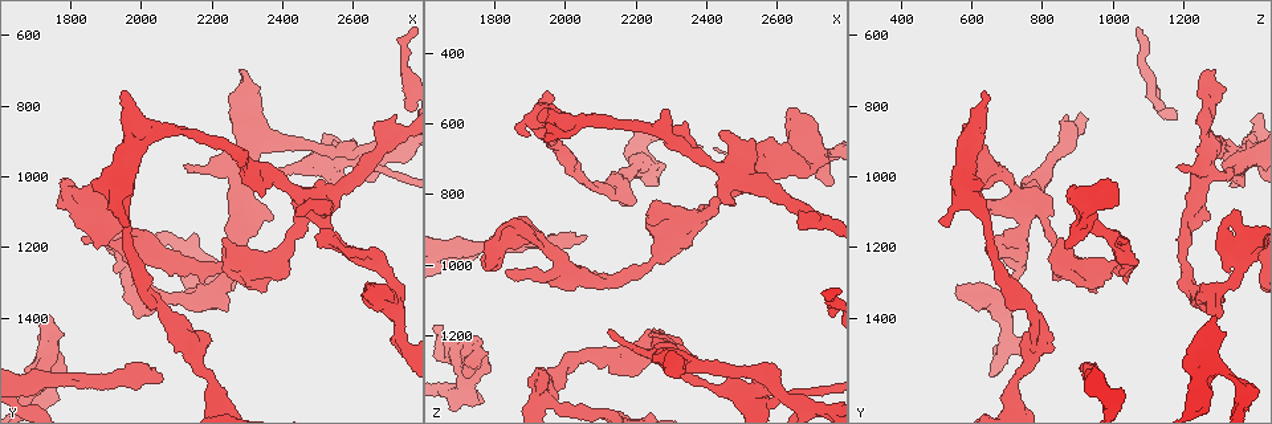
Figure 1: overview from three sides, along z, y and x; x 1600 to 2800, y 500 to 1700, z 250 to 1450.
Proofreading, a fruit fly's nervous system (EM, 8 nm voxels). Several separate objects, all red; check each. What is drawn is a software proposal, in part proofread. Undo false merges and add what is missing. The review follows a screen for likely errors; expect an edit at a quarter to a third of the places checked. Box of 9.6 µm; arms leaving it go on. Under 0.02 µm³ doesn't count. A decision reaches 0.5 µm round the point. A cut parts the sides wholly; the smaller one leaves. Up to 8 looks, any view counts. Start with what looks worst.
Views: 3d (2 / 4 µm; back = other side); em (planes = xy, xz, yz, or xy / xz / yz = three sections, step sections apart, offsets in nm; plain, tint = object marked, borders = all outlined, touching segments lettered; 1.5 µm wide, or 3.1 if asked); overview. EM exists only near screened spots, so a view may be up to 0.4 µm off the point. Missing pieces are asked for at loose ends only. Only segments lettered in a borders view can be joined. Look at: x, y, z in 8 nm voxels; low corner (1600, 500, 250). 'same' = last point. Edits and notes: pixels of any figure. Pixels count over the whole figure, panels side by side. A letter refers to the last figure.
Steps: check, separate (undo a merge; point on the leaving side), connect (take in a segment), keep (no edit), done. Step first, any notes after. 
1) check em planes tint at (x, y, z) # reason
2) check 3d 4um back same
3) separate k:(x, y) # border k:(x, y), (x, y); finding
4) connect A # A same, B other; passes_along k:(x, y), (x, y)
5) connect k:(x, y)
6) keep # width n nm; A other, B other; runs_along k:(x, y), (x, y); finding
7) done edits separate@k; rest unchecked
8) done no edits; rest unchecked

check em planes borders at (2050, 1570, 930) # end of a long branch

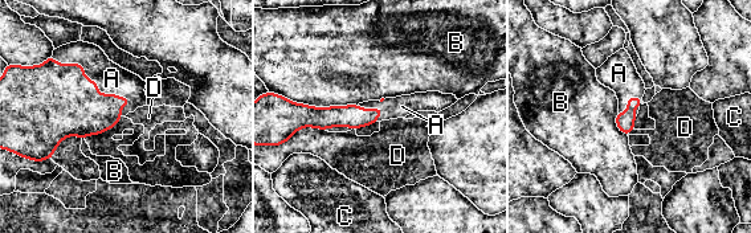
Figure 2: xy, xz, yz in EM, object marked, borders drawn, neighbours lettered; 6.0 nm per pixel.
connect A # longest_contact A 550 nm; A same, B other, C other, D other; passes_along 2:(58, 101), (97, 86), (111, 78); the neuron continues

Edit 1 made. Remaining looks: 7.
check em xz step 8 borders at (1780, 1010, 990) # an open end

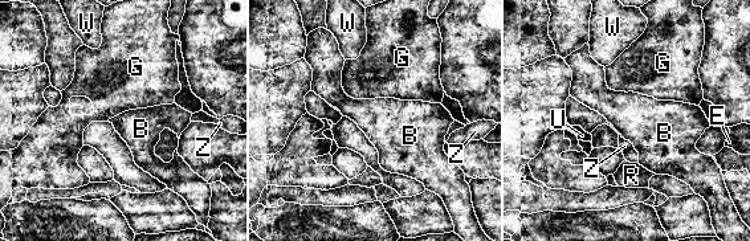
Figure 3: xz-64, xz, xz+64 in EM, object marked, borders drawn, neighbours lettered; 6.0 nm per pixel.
check em planes borders same # cut it another way

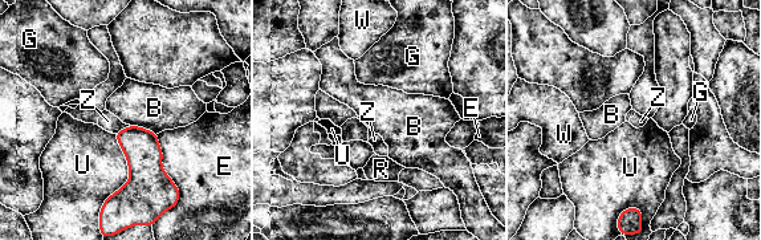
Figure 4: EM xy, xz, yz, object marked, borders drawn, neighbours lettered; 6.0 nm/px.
keep # longest_contact U 550 nm; B other, E other, G other, R other, U other, W other, Z other; no lettered segment goes on from it

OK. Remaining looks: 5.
check em planes tint at (2240, 930, 1250) # stops while still wide

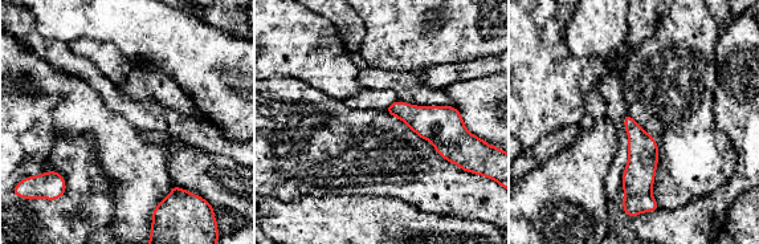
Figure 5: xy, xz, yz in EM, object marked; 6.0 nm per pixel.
check em planes borders same # see the neighbours

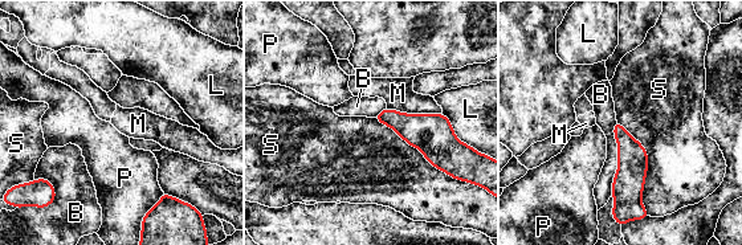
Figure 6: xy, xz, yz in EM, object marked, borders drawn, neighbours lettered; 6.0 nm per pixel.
separate 6:(624, 212) # B other, L other, M other, P other, S other; border 6:(640, 200), (615, 204); a second neuron is stuck on

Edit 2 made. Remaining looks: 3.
done edits connect@2, separate@6; rest unchecked

